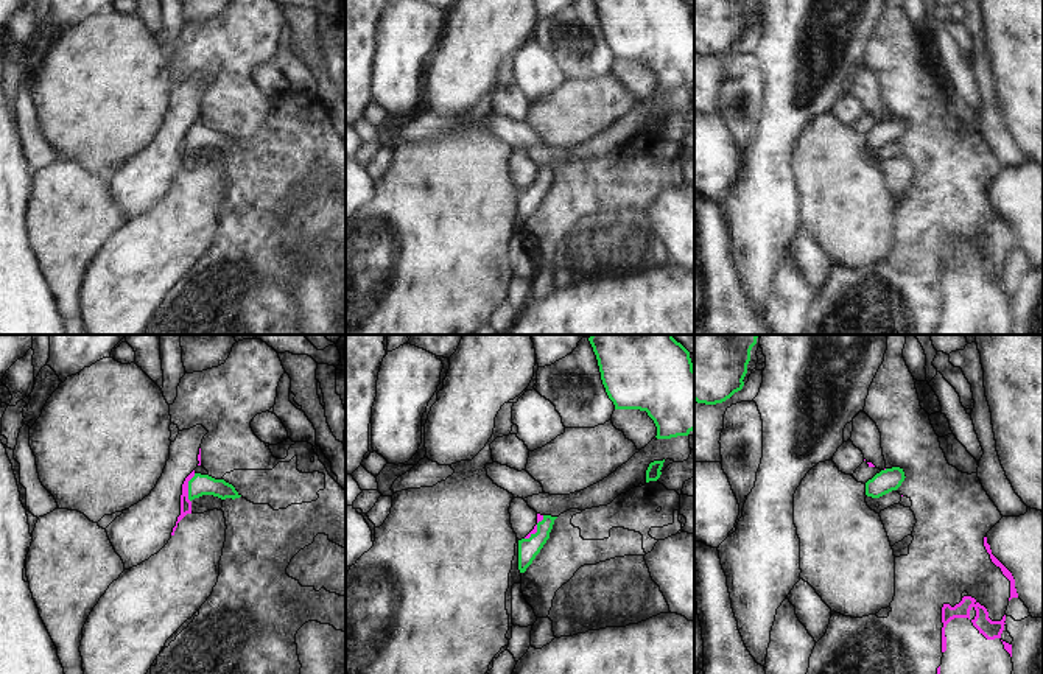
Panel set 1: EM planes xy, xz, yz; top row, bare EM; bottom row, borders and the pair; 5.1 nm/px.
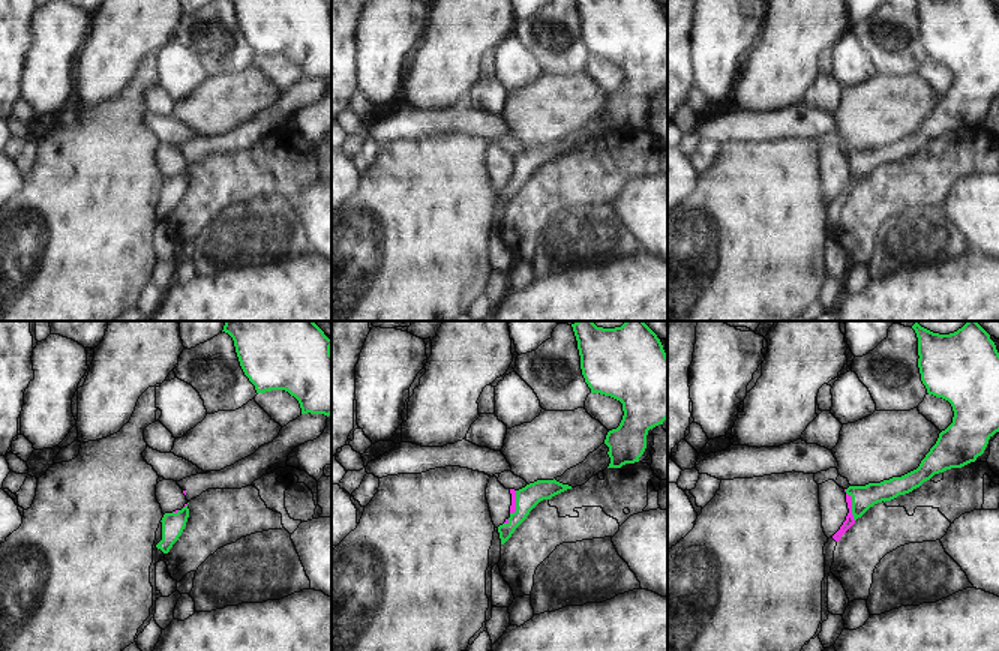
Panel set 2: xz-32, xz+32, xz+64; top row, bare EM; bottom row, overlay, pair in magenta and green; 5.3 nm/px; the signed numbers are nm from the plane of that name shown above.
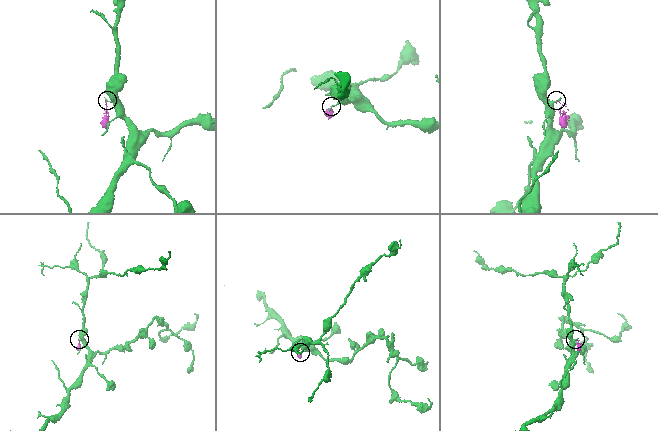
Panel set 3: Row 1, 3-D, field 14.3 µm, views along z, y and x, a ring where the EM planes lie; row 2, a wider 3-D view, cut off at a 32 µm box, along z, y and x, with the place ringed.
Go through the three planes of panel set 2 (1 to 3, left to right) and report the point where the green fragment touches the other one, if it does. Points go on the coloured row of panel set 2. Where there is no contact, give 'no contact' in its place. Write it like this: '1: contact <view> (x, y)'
1: contact xz-32 (176, 512)
2: contact xz+32 (515, 503)
3: contact xz+64 (851, 504)

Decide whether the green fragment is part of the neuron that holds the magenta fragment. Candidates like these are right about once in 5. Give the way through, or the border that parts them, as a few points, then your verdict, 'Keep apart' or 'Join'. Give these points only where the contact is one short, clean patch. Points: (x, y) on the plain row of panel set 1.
Boundary: xy (195, 125), (189, 133), (190, 153). Keep apart.

